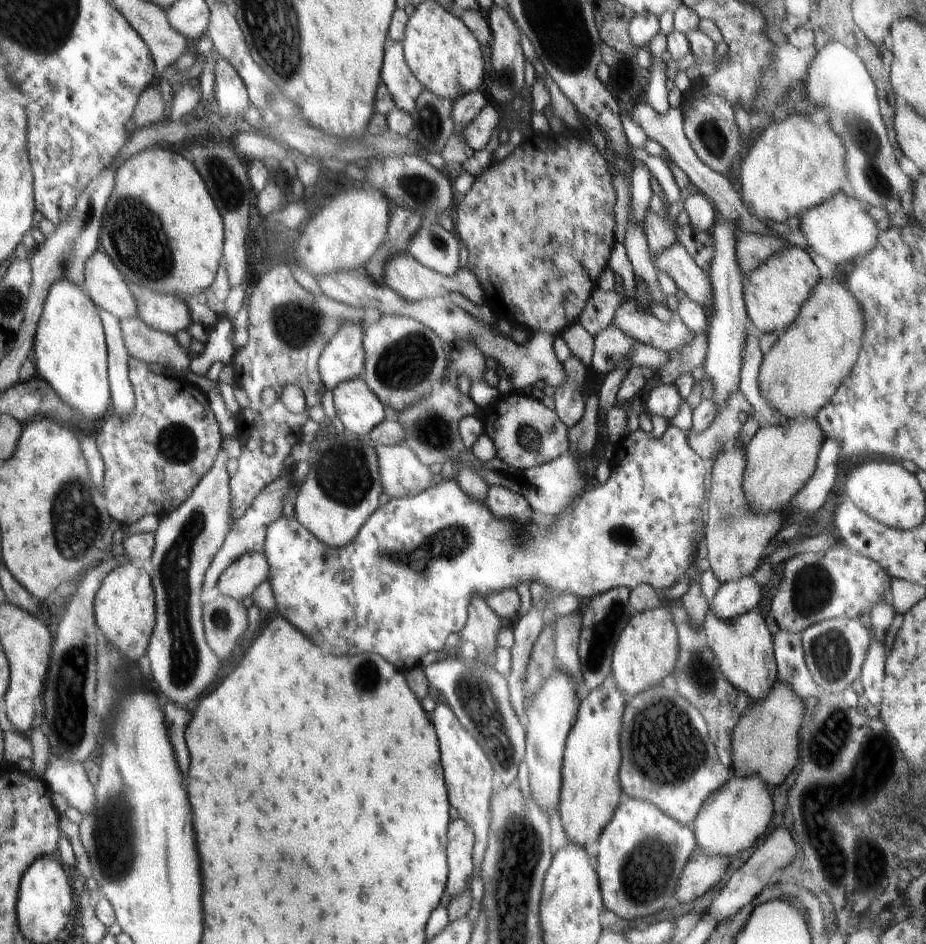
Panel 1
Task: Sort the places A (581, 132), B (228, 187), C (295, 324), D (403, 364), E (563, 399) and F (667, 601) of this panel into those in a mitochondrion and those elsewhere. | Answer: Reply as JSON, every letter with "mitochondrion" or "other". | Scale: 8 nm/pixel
{"A":"other","B":"mitochondrion","C":"mitochondrion","D":"mitochondrion","E":"other","F":"other"}

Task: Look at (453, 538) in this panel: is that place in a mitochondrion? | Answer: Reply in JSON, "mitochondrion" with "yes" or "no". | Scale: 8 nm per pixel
{"mitochondrion":"yes"}

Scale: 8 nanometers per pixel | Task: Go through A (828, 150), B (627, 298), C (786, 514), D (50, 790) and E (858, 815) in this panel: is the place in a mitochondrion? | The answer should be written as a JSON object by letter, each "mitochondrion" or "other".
{"A":"mitochondrion","B":"other","C":"other","D":"other","E":"mitochondrion"}

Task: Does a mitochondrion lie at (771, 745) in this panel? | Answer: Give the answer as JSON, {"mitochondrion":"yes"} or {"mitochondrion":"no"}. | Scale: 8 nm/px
{"mitochondrion":"no"}

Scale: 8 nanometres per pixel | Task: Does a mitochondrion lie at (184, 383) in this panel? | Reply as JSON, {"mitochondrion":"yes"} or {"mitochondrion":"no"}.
{"mitochondrion":"no"}

